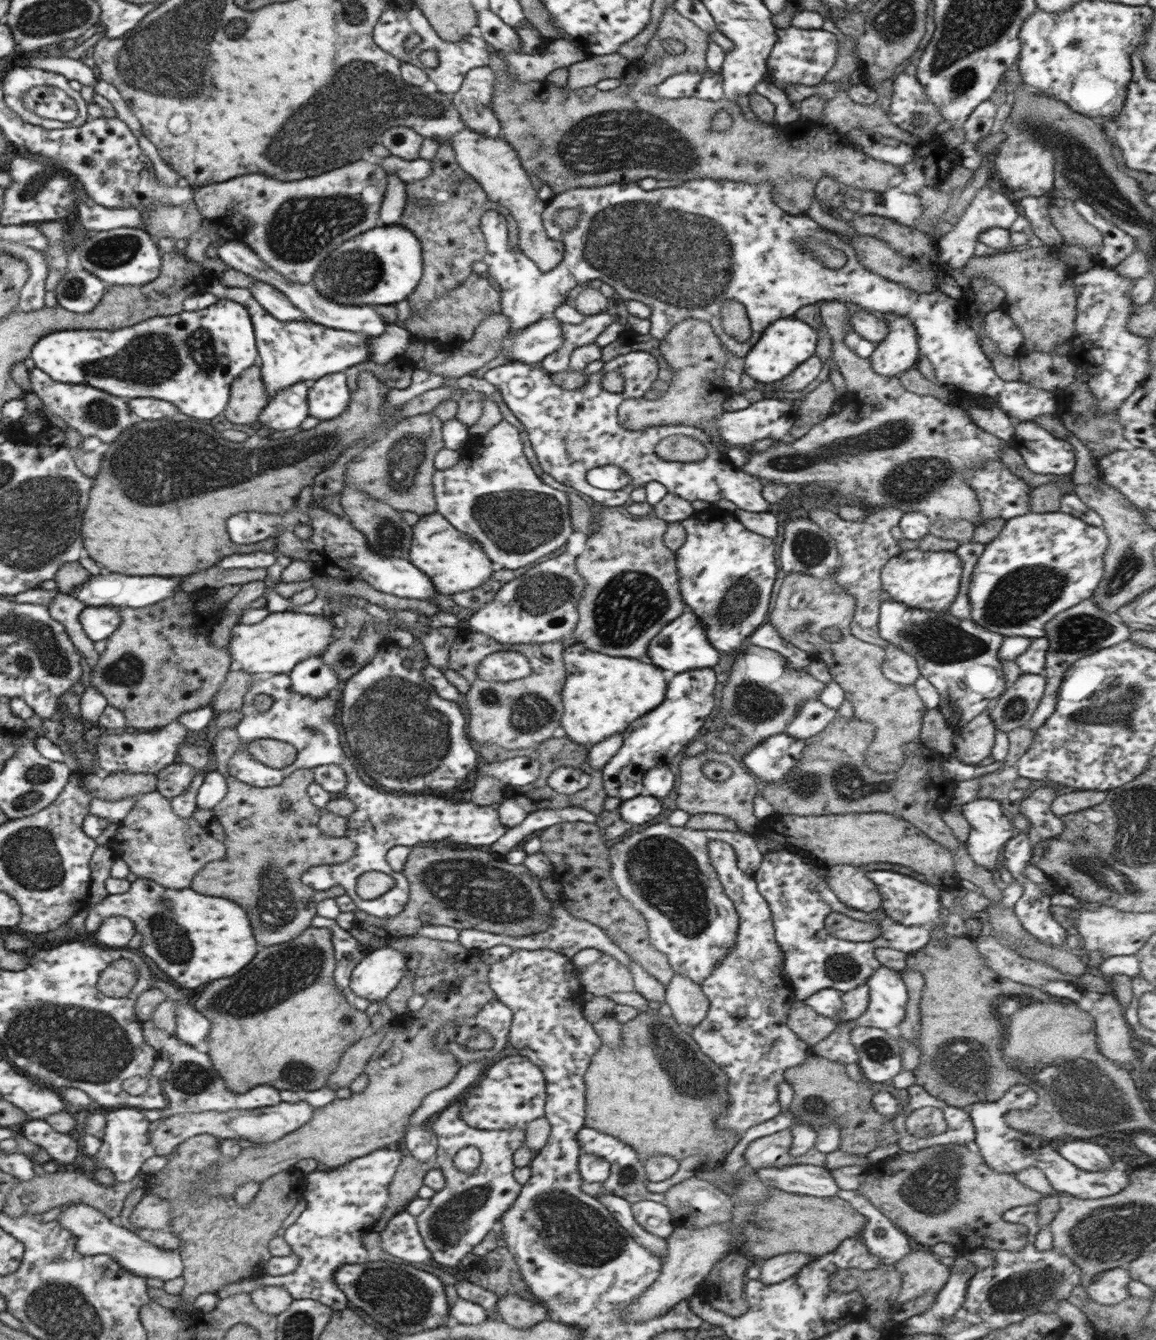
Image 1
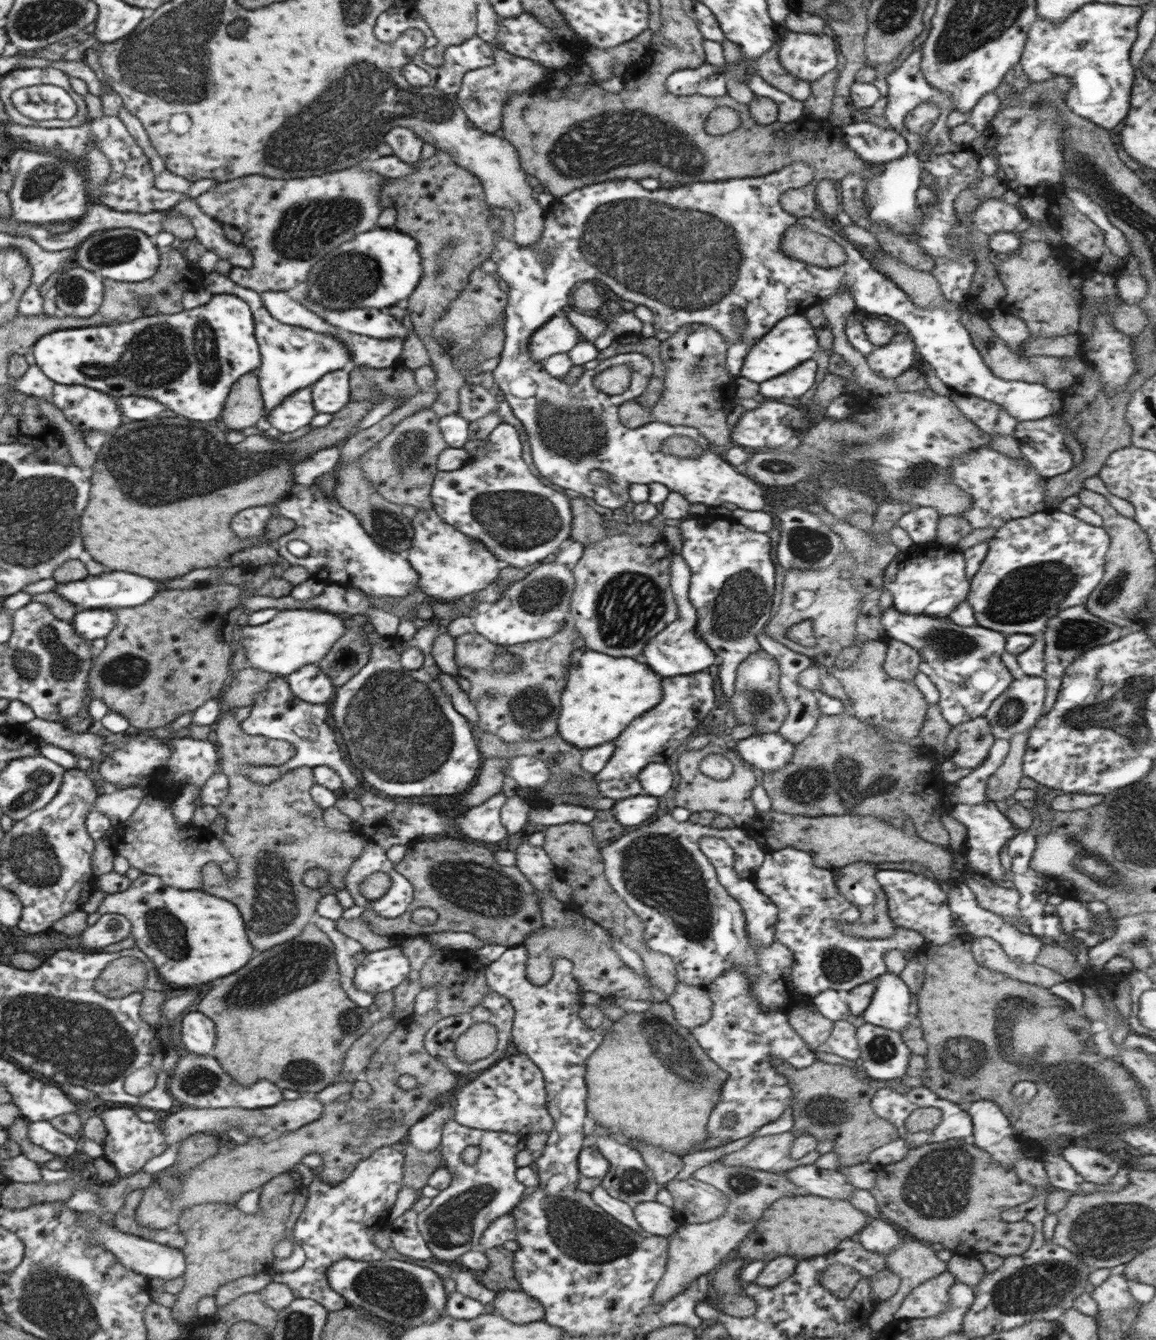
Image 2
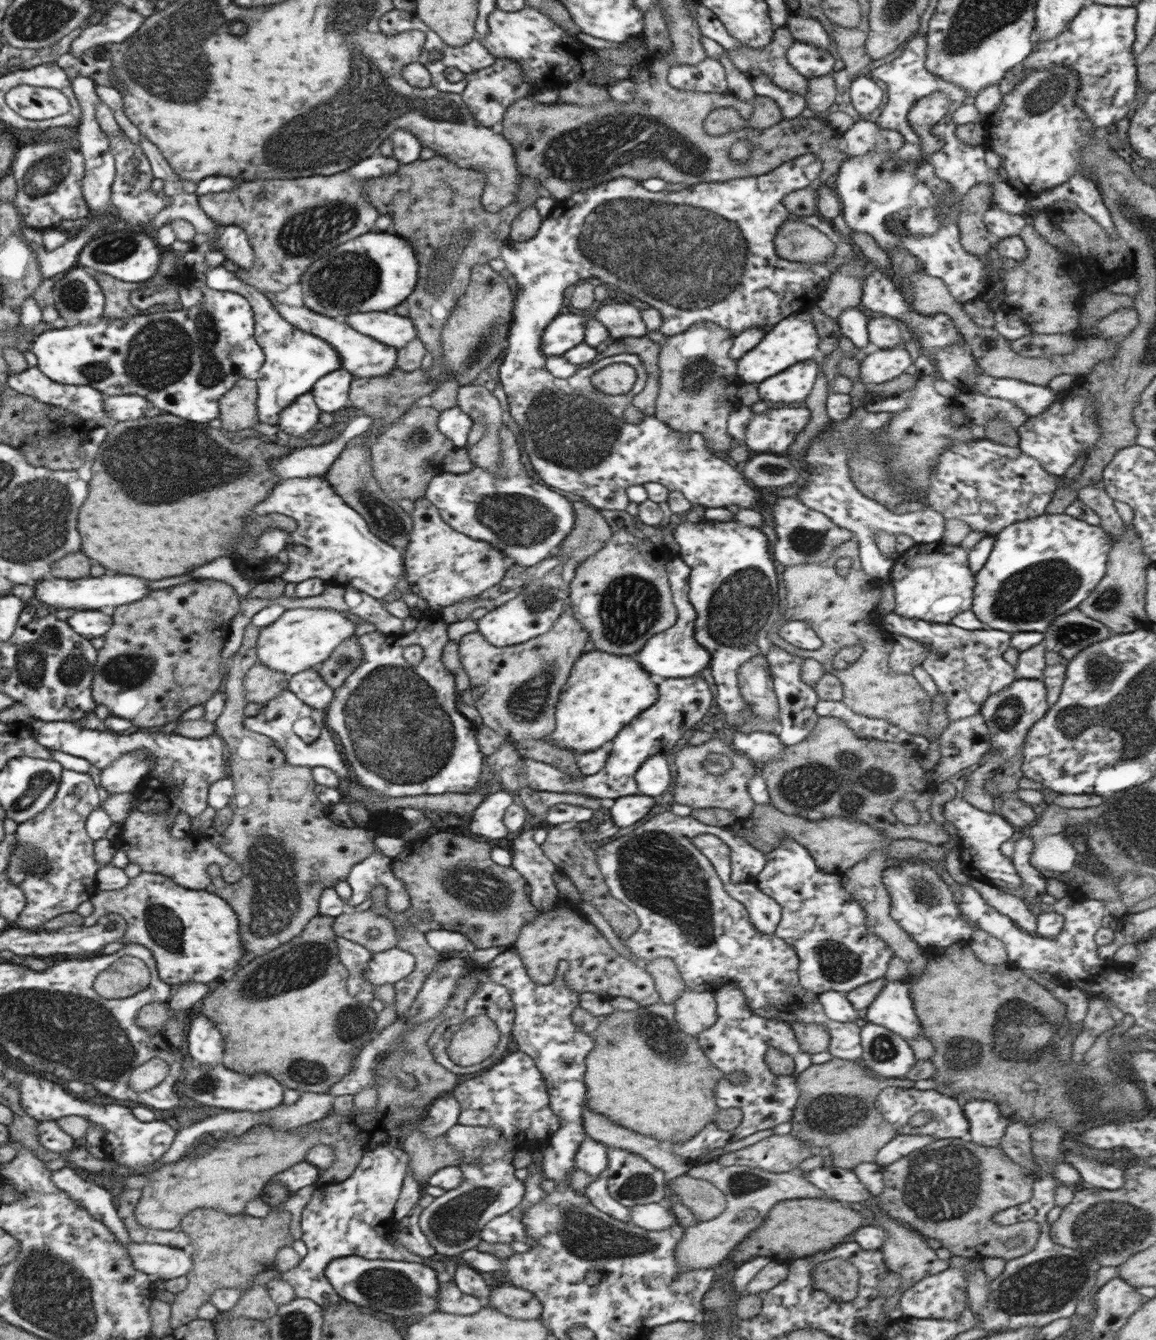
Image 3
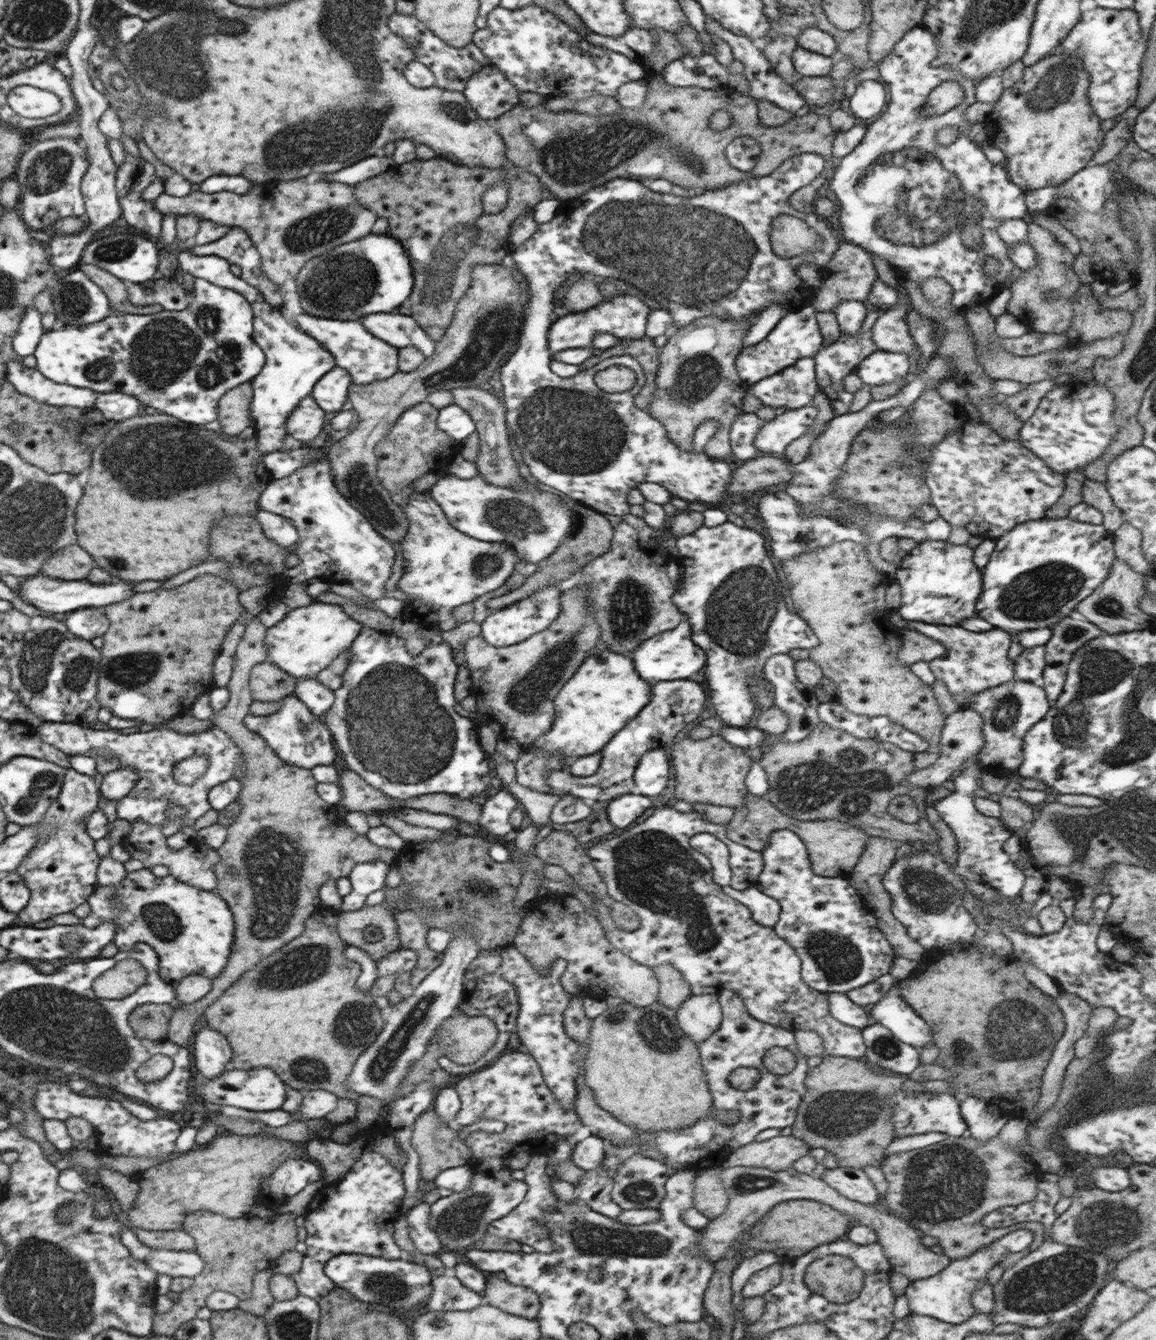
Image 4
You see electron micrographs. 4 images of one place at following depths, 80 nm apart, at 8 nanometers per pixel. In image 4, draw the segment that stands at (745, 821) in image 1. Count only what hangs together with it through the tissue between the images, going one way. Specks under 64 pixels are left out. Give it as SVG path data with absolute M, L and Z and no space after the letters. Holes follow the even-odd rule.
M719 734L697 741L687 736L677 743L674 742L672 747L671 767L675 775L673 788L677 800L685 800L689 804L697 802L729 806L733 809L744 805L747 793L744 778L752 762L747 750L725 742Z

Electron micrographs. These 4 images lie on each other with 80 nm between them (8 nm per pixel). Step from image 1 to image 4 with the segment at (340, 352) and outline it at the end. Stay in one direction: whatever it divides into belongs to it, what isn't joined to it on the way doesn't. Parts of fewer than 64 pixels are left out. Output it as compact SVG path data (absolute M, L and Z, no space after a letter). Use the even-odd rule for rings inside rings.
M181 251L175 258L180 271L205 279L213 286L234 290L250 304L252 339L264 355L264 366L250 381L252 390L249 414L255 430L255 445L257 451L263 455L286 449L291 445L285 431L289 414L297 408L297 403L311 395L311 390L319 379L335 367L329 351L325 350L320 342L287 323L277 309L265 302L262 294L254 286L230 273L230 264L225 259L213 255L195 256L185 251Z

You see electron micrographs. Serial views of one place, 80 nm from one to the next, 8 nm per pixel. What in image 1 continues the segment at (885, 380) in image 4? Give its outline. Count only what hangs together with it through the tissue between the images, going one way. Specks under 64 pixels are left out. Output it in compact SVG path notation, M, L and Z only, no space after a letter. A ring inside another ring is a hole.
M881 313L888 331L881 342L876 343L868 362L877 375L893 377L905 373L918 360L917 333L905 317Z

